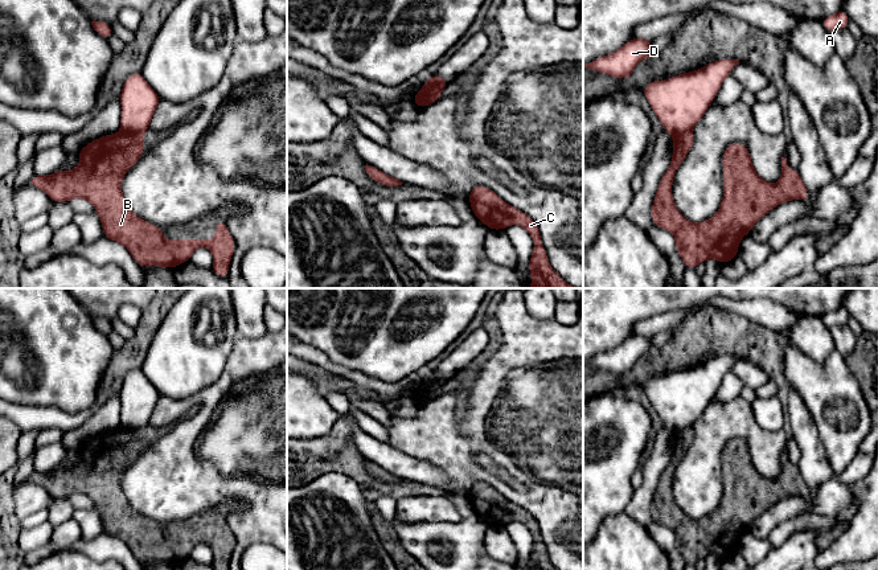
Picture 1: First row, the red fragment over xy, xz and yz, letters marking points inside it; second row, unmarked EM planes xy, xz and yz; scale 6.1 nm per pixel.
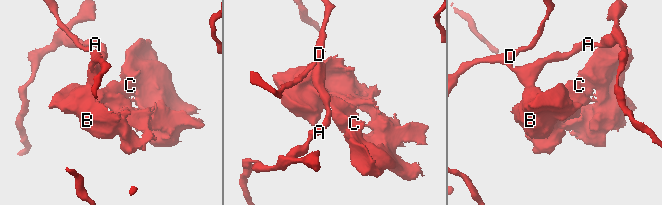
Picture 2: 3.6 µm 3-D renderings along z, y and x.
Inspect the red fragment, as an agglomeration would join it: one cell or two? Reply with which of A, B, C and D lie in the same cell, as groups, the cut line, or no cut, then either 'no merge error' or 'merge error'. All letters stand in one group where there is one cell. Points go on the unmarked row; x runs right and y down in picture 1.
groups A D / B C; cut xy (122, 425), (143, 427); merge error

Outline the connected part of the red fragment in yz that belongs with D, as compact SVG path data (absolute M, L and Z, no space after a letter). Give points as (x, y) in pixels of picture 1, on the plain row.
M633 333L612 350L602 352L590 360L583 360L594 368L611 372L616 376L629 376L636 361L645 354L653 356L651 335Z

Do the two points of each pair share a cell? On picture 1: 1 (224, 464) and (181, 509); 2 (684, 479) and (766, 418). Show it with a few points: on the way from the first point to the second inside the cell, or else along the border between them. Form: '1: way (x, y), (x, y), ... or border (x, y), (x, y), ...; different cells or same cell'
1: border (249, 478), (217, 479); different cells
2: border (750, 404), (762, 427), (782, 429); different cells

